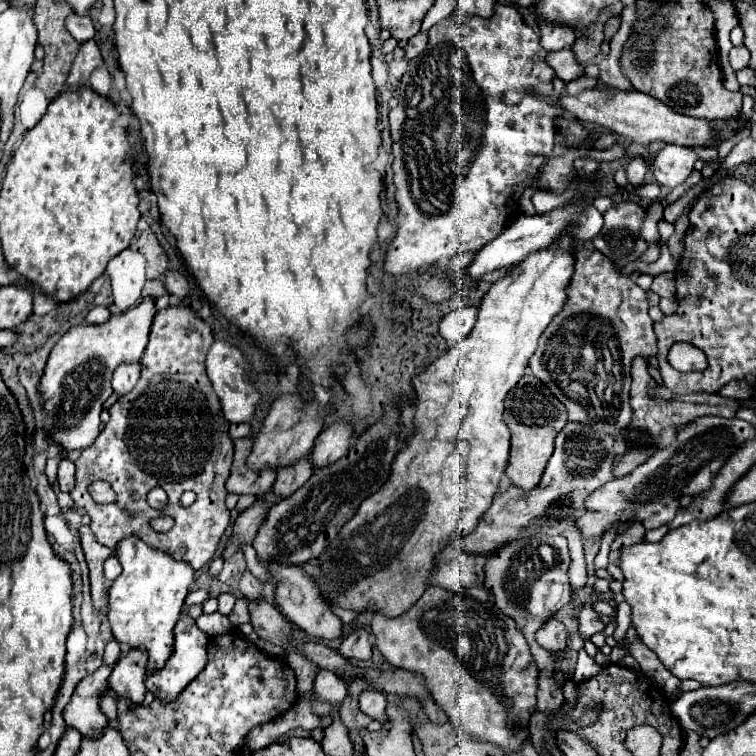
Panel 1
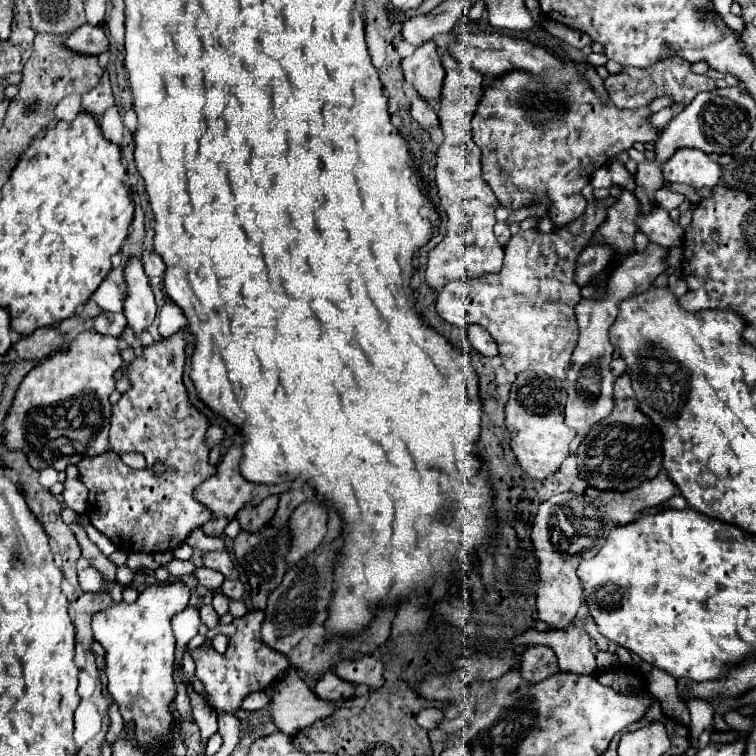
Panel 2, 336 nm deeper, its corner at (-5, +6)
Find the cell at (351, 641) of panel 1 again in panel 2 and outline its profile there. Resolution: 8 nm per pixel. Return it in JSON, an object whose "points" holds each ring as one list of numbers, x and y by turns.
{"points":[[325,672,321,678,321,682,317,682,315,686,315,694,319,698,325,700,341,700,341,698,351,698,355,694,355,684,351,682,343,682,341,678,337,678,335,672]]}

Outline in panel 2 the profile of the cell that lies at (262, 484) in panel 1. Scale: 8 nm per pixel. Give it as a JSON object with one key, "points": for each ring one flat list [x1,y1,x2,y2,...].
{"points":[[269,496,269,498,265,498,257,506,245,506,245,508,241,508,237,512,237,520,241,522,241,528,243,530,249,530,249,532,261,530,261,526,269,524,271,518,275,516,277,502,279,502,277,496]]}

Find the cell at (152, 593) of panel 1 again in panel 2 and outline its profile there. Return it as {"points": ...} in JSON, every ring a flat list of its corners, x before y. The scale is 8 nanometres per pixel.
{"points":[[183,582,149,584,133,604,115,602,93,616,93,636,107,652,107,690,119,704,125,722,135,722,137,742,143,752,161,750,173,726,171,702,175,698,173,662,175,634,171,618,189,604,189,588]]}

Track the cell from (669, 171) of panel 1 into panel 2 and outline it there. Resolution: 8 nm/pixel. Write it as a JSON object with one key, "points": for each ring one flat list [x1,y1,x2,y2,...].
{"points":[[681,148,663,166,667,182,683,182,693,188,713,188,721,178,721,166,697,148]]}

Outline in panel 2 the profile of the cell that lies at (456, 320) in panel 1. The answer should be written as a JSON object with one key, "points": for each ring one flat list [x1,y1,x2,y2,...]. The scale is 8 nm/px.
{"points":[[471,324,469,328,467,328,467,334,469,334,469,342,471,342,471,346,477,350,477,352,481,352,483,356,497,356,497,346,495,346,495,342,493,342,493,338,489,336,489,332,485,332,481,326,477,326,477,324]]}

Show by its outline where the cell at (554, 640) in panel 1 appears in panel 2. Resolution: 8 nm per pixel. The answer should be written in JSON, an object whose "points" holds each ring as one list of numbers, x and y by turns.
{"points":[[529,646,523,652,521,660,521,676,529,682,537,682,541,678,551,676,557,672,557,656,549,646]]}

